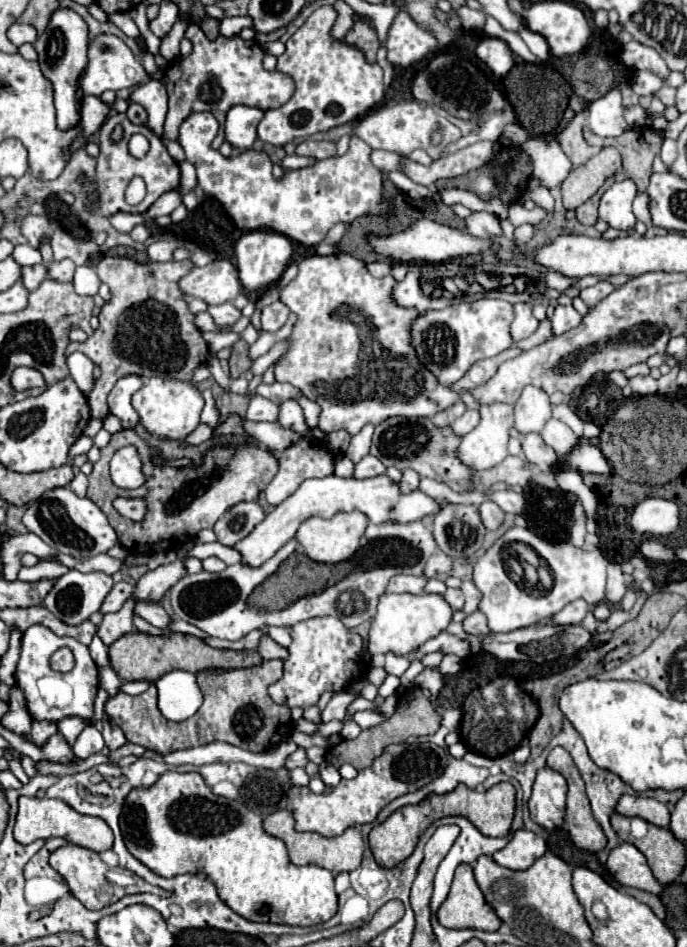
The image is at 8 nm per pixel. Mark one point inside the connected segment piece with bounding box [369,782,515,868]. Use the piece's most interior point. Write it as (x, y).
(491, 811)

